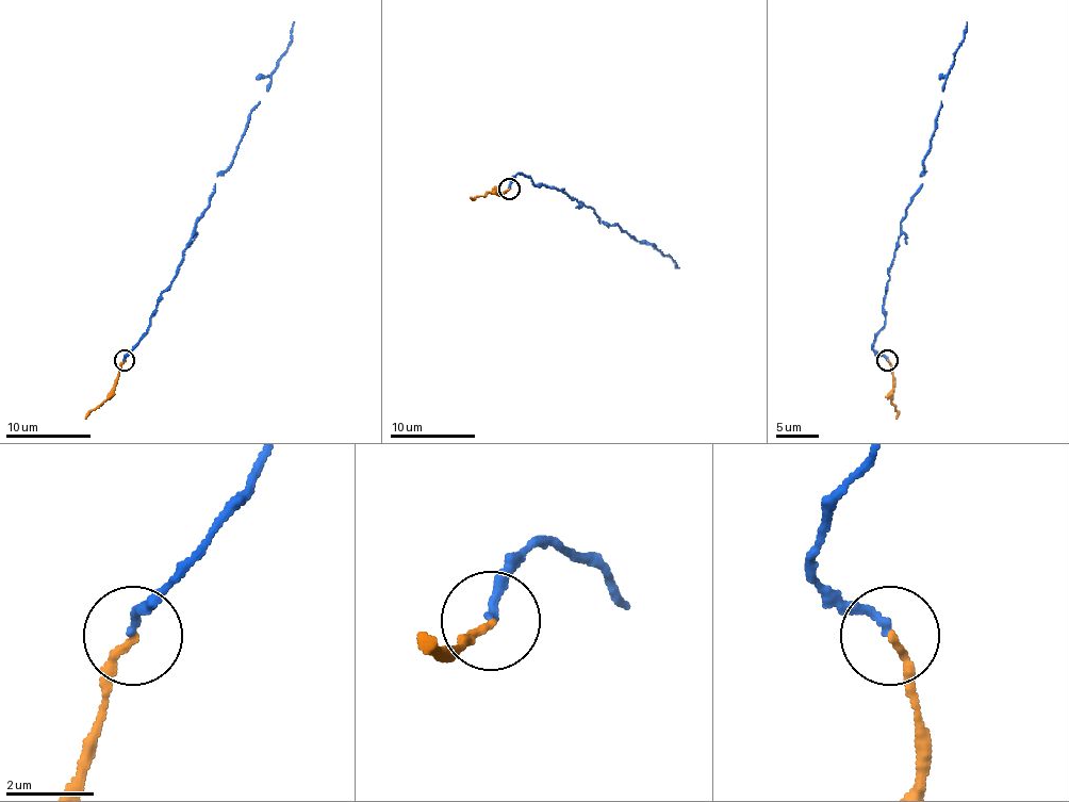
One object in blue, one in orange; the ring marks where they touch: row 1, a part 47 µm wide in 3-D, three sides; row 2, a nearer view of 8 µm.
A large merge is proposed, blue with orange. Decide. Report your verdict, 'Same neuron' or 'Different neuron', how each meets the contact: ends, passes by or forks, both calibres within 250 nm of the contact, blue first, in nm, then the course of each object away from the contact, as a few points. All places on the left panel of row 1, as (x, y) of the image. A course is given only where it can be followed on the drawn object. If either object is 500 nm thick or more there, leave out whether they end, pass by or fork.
Same neuron. At the ring blue ends. At the ring orange ends. Thickness 170 nm (blue) against 150 nm. Course of blue: (124, 359), (175, 277), (195, 221), (216, 176), (233, 159), (248, 114), (267, 91), (295, 21). Course of orange: (124, 359), (115, 389), (85, 419)

